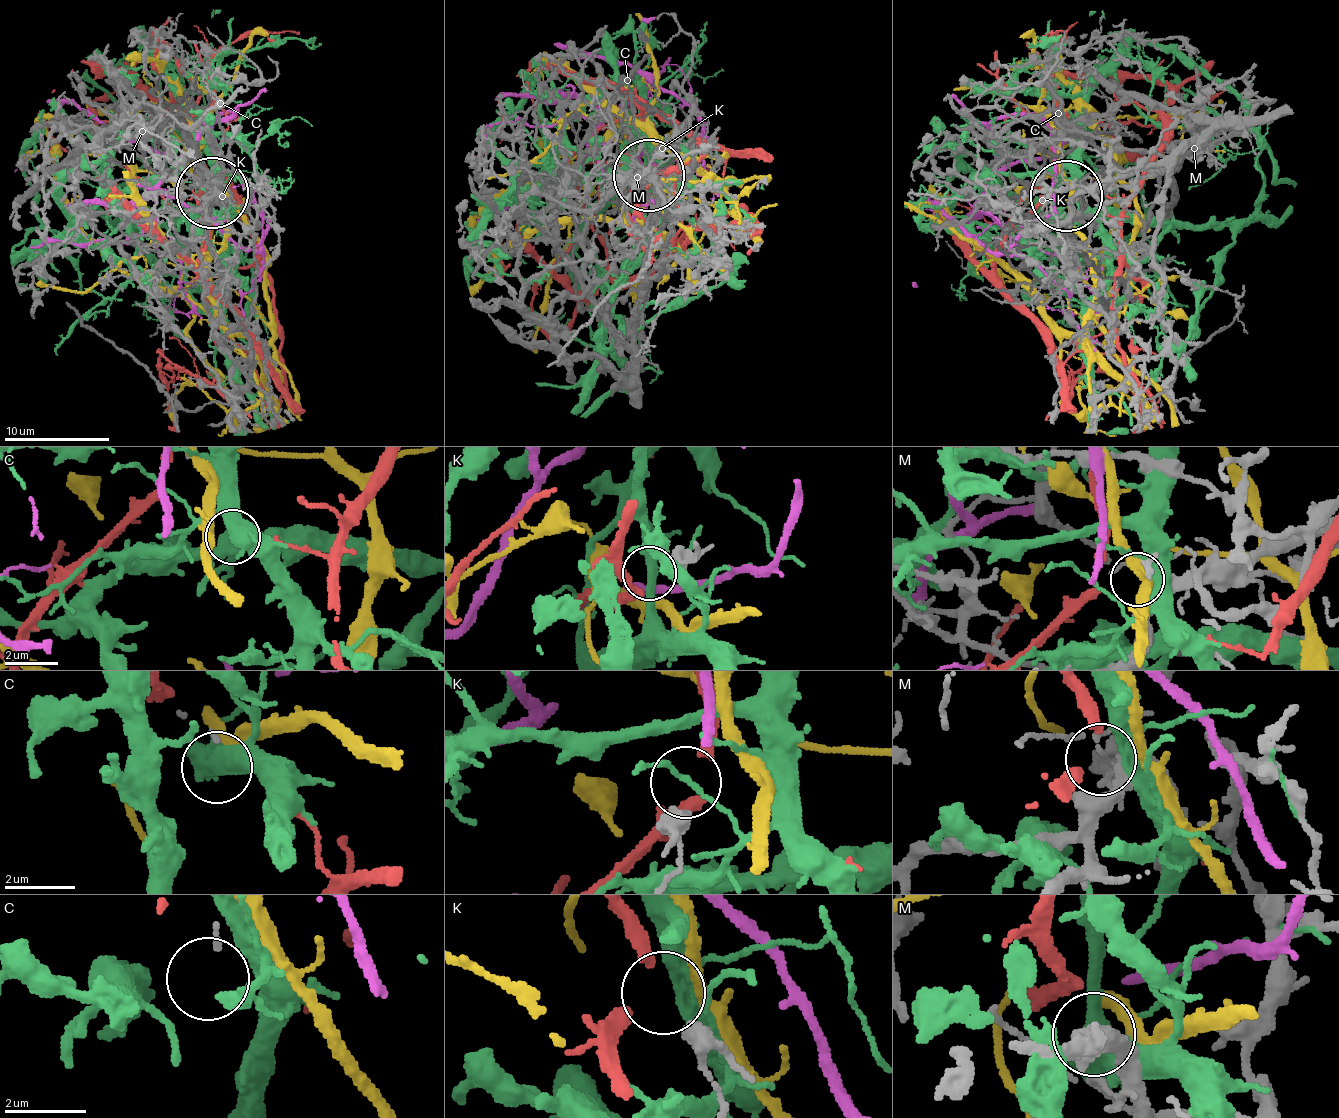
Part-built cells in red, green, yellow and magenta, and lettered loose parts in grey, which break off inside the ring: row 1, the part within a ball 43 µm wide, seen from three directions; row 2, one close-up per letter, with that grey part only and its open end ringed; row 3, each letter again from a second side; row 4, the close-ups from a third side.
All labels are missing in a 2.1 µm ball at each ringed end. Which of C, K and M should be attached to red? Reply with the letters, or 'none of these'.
none of these

